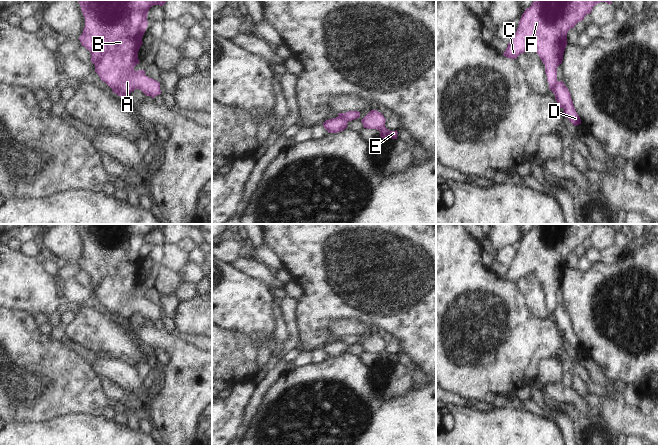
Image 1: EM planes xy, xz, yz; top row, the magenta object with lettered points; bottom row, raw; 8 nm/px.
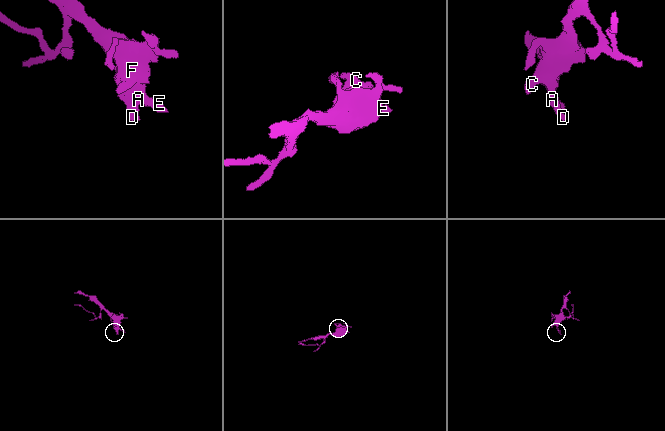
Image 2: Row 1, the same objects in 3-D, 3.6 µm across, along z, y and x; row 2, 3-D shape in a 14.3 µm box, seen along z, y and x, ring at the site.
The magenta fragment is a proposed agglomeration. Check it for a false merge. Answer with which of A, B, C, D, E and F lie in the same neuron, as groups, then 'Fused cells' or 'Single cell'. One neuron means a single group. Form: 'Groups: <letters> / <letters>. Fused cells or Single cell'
Groups: A B C E F / D. Fused cells

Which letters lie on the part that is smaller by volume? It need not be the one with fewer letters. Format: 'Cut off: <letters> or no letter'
Cut off: D

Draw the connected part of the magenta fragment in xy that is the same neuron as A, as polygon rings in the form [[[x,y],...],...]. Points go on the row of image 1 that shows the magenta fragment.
[[[167,0],[77,1],[85,18],[79,40],[90,51],[100,79],[126,97],[135,89],[152,98],[160,95],[160,83],[134,67],[140,62],[138,51],[148,25],[148,11]]]

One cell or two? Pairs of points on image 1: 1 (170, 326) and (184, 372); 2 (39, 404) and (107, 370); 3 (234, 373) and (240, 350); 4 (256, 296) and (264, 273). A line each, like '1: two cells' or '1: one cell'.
1: two cells
2: two cells
3: one cell
4: two cells

